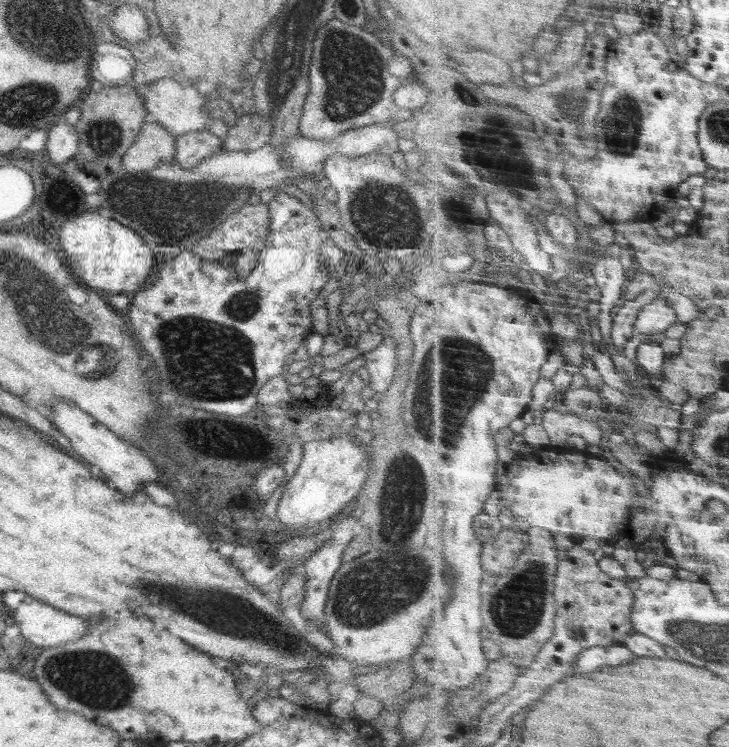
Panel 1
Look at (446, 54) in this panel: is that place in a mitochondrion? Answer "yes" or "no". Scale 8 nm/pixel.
no

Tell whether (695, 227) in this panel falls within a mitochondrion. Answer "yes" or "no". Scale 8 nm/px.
no

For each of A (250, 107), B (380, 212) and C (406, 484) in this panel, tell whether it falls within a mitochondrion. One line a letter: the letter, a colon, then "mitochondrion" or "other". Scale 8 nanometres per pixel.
A: other
B: mitochondrion
C: mitochondrion

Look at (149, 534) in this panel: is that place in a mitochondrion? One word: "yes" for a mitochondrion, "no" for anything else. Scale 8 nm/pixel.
no

